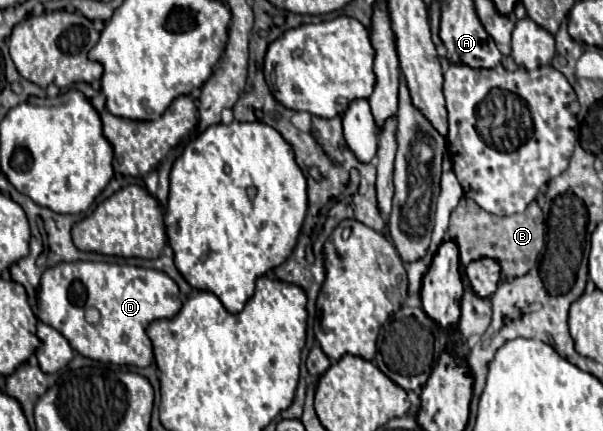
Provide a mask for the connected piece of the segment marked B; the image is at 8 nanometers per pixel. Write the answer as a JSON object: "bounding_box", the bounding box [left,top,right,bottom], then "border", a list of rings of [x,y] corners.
{"bounding_box":[448,197,546,281],"border":[[[462,197],[458,207],[452,211],[450,227],[448,227],[448,241],[454,241],[460,251],[460,267],[466,267],[472,261],[482,257],[490,257],[500,265],[500,281],[512,281],[514,277],[524,277],[530,269],[536,267],[538,255],[544,249],[544,235],[546,235],[546,217],[538,205],[532,201],[526,211],[514,213],[510,217],[498,217],[486,213],[476,201],[470,197]]]}

